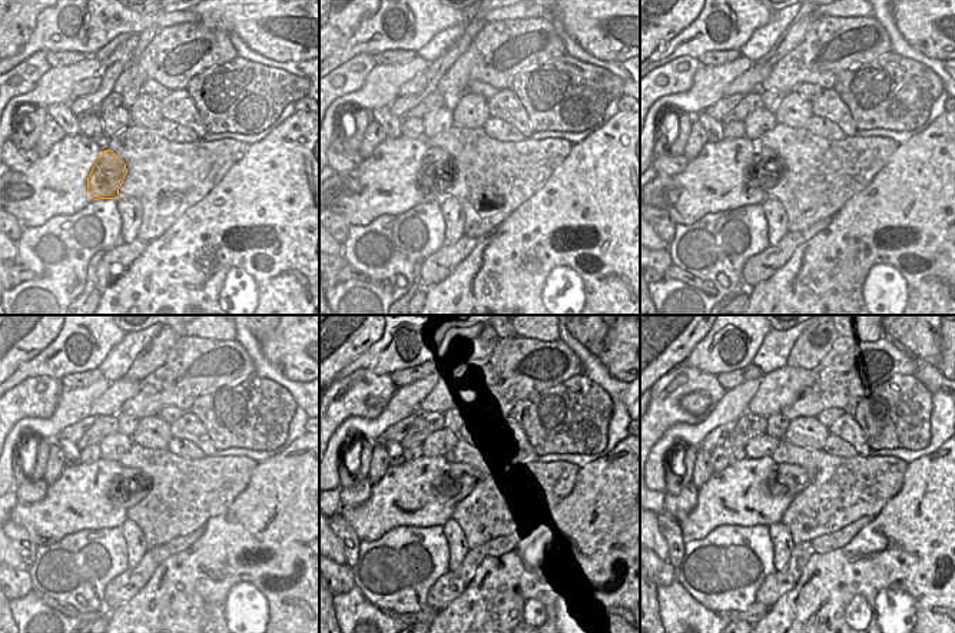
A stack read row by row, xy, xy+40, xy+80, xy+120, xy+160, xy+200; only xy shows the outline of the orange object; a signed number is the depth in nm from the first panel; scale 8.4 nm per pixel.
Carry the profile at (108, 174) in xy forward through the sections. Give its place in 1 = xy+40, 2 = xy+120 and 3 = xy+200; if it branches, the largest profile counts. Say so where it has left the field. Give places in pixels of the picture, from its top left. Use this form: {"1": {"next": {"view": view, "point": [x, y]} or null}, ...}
{"1": {"next": {"view": "xy+40", "point": [437, 172]}}, "2": {"next": {"view": "xy+120", "point": [120, 489]}}, "3": {"next": {"view": "xy+200", "point": [795, 477]}}}

